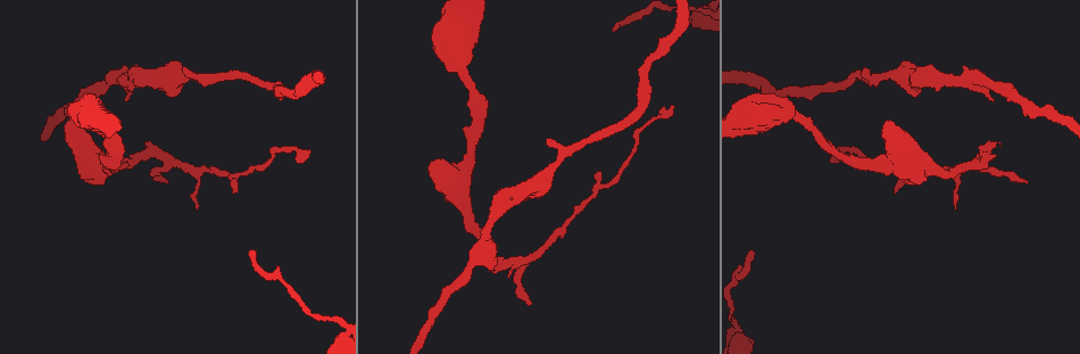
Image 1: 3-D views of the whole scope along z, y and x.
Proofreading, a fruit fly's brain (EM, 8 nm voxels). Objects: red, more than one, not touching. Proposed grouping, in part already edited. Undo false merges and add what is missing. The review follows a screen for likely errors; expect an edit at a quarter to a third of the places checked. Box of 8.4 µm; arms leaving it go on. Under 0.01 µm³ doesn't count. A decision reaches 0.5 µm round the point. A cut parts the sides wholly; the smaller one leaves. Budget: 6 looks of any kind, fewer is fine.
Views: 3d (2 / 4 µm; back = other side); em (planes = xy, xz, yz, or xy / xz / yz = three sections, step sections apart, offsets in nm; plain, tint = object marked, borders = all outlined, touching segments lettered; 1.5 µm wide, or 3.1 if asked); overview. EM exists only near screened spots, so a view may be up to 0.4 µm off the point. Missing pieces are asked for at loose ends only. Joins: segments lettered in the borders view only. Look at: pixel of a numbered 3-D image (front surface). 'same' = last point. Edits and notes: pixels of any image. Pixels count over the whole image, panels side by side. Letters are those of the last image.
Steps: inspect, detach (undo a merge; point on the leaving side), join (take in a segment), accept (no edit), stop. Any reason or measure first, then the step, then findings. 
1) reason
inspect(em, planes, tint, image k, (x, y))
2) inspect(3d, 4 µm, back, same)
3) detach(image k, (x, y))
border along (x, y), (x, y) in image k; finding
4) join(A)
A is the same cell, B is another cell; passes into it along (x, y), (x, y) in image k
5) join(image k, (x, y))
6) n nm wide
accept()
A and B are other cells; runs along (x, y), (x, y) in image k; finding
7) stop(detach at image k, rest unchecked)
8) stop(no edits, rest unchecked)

free end
inspect(3d, 2 µm, back, image 1, (234, 193))

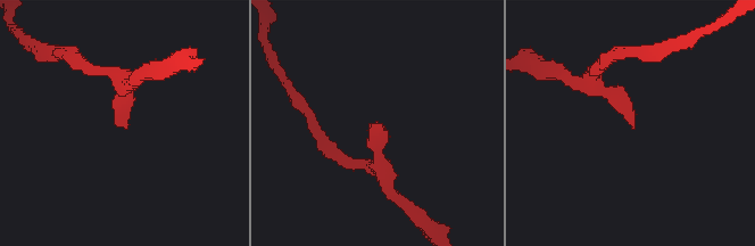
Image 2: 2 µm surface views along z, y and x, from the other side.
inspect(em, xy, step 8, borders, image 2, (382, 123))

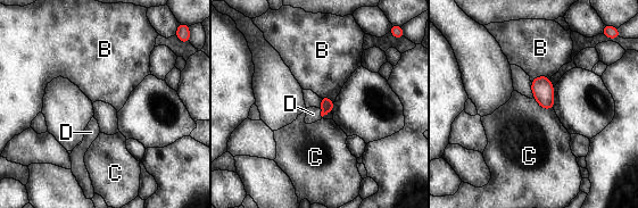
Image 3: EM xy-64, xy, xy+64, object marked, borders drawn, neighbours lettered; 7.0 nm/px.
cut it another way
inspect(em, planes, borders, same)

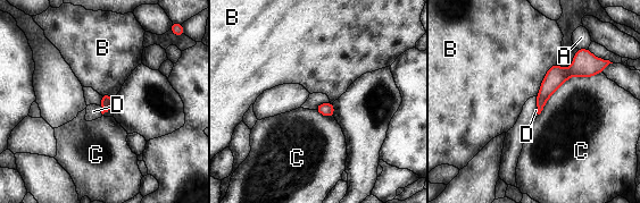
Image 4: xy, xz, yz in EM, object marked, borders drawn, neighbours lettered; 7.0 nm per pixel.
join(D)
D is the same cell, A, B and C are other cells; passes into it along (106, 100), (101, 110), (93, 111) in image 4; it goes on there

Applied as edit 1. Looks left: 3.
inspect(overview)

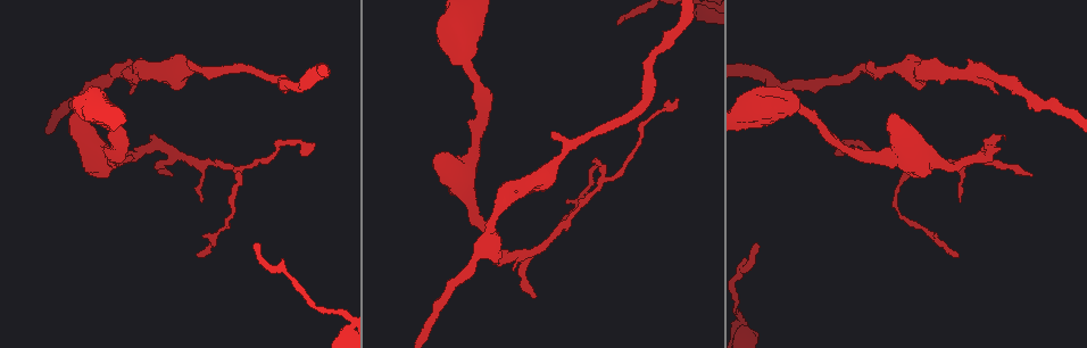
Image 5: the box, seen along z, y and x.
arms part here
inspect(em, yz, step 8, tint, image 5, (168, 149))

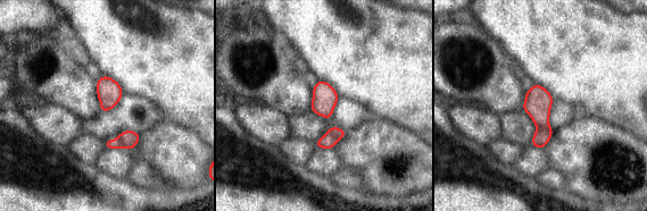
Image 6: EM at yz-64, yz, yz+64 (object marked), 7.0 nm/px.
inspect(em, planes, borders, same)

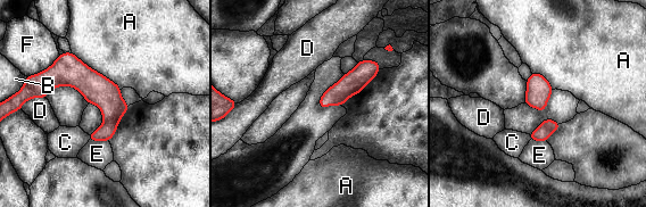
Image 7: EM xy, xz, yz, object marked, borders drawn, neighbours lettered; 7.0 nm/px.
accept()
A, B, C, D, E and F are other cells; border along (72, 51), (121, 89) in image 7; continuous, no second neuron

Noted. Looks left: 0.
stop(join at image 4, rest unchecked)

